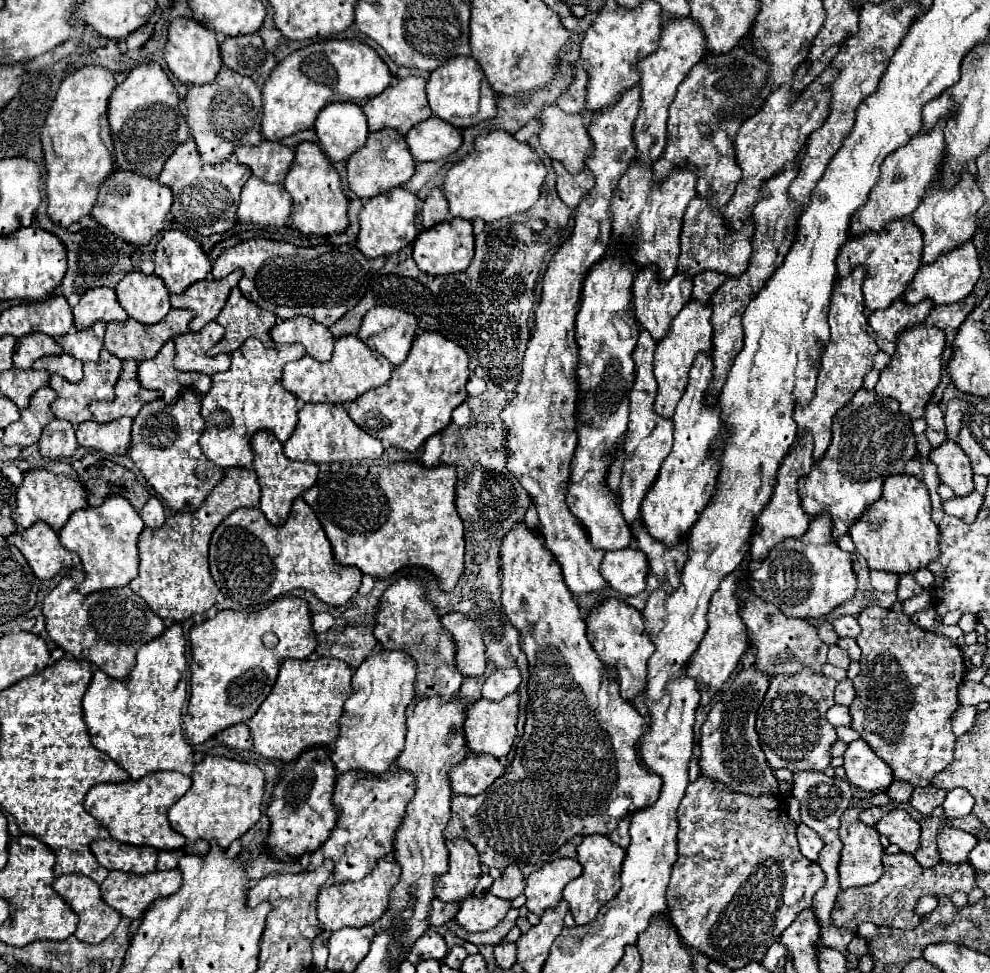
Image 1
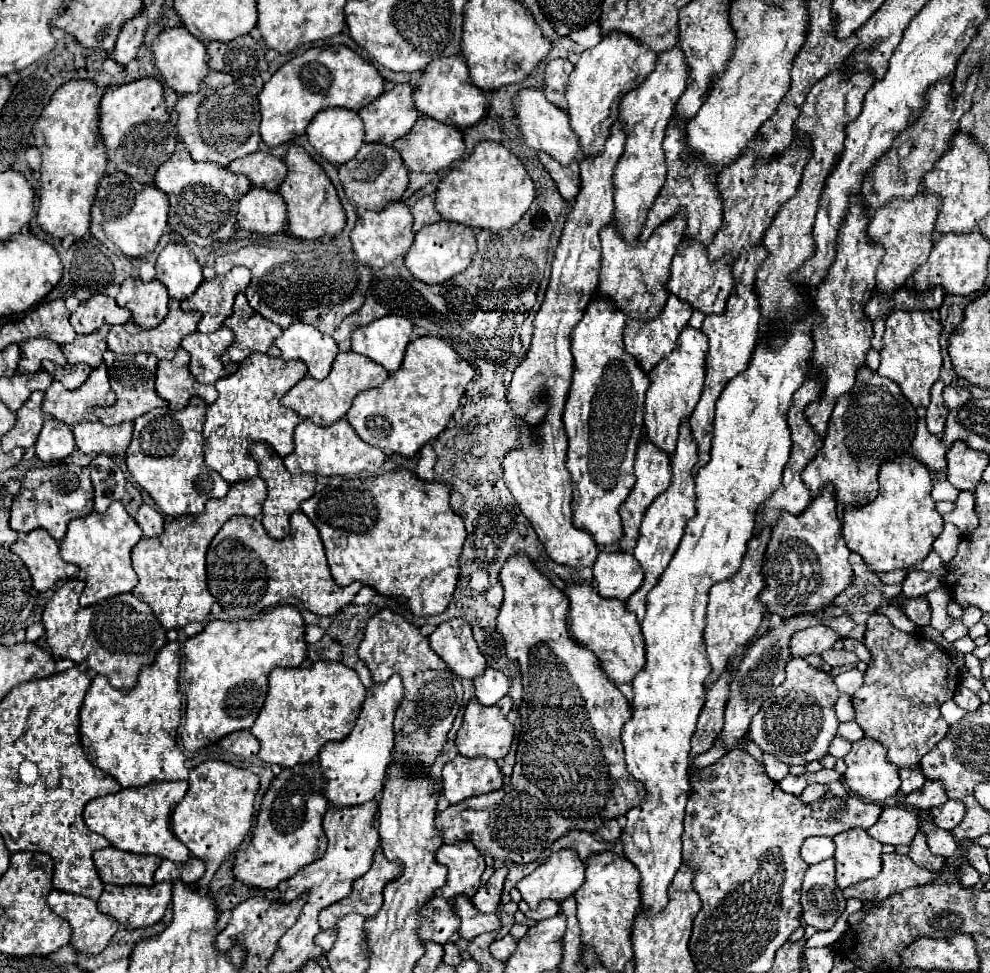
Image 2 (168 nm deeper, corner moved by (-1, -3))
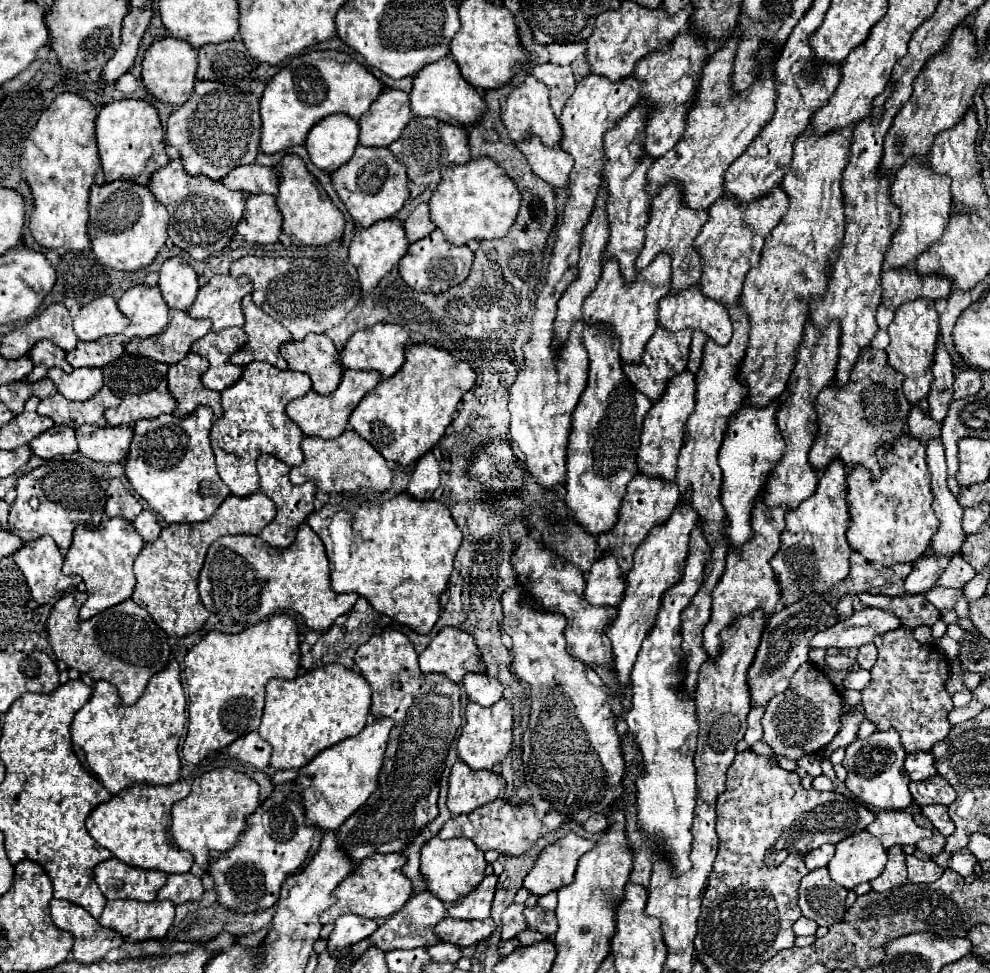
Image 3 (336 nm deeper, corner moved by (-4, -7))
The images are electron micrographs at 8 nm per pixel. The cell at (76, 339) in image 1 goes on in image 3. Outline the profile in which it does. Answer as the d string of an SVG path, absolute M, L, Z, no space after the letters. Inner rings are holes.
M124 334L104 336L94 342L78 342L78 346L66 354L66 360L72 368L102 368L122 354L126 342L128 338Z

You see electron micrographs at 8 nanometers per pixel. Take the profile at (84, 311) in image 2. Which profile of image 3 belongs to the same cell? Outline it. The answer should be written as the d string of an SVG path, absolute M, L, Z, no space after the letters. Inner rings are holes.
M100 296L82 306L74 318L74 332L80 340L92 342L108 334L120 334L128 326L128 318L120 312L112 296Z

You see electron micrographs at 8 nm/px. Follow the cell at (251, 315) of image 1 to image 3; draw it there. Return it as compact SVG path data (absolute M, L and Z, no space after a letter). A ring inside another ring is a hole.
M250 294L242 300L242 312L246 316L242 330L248 334L248 342L232 354L232 362L244 366L254 360L264 360L276 368L288 368L286 360L280 354L280 346L292 340L290 332L284 326L276 324L276 320L272 320L268 314L264 314L252 302Z

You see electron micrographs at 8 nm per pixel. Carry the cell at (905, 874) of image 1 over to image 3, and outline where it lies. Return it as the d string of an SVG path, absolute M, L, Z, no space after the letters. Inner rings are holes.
M892 846L888 850L888 862L886 862L886 868L884 872L874 878L870 884L872 884L872 892L890 892L898 886L904 886L908 884L908 876L906 876L906 856L902 852L900 846Z

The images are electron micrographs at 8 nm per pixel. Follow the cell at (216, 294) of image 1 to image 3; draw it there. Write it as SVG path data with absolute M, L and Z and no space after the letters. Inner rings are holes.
M214 276L198 290L188 314L192 318L210 318L212 330L230 326L242 326L244 314L240 300L252 292L252 280L248 276Z

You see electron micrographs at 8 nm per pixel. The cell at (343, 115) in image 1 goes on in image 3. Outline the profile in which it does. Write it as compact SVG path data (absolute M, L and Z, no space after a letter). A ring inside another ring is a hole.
M336 114L320 120L304 142L310 160L320 170L332 174L346 164L358 146L360 128L350 116Z

